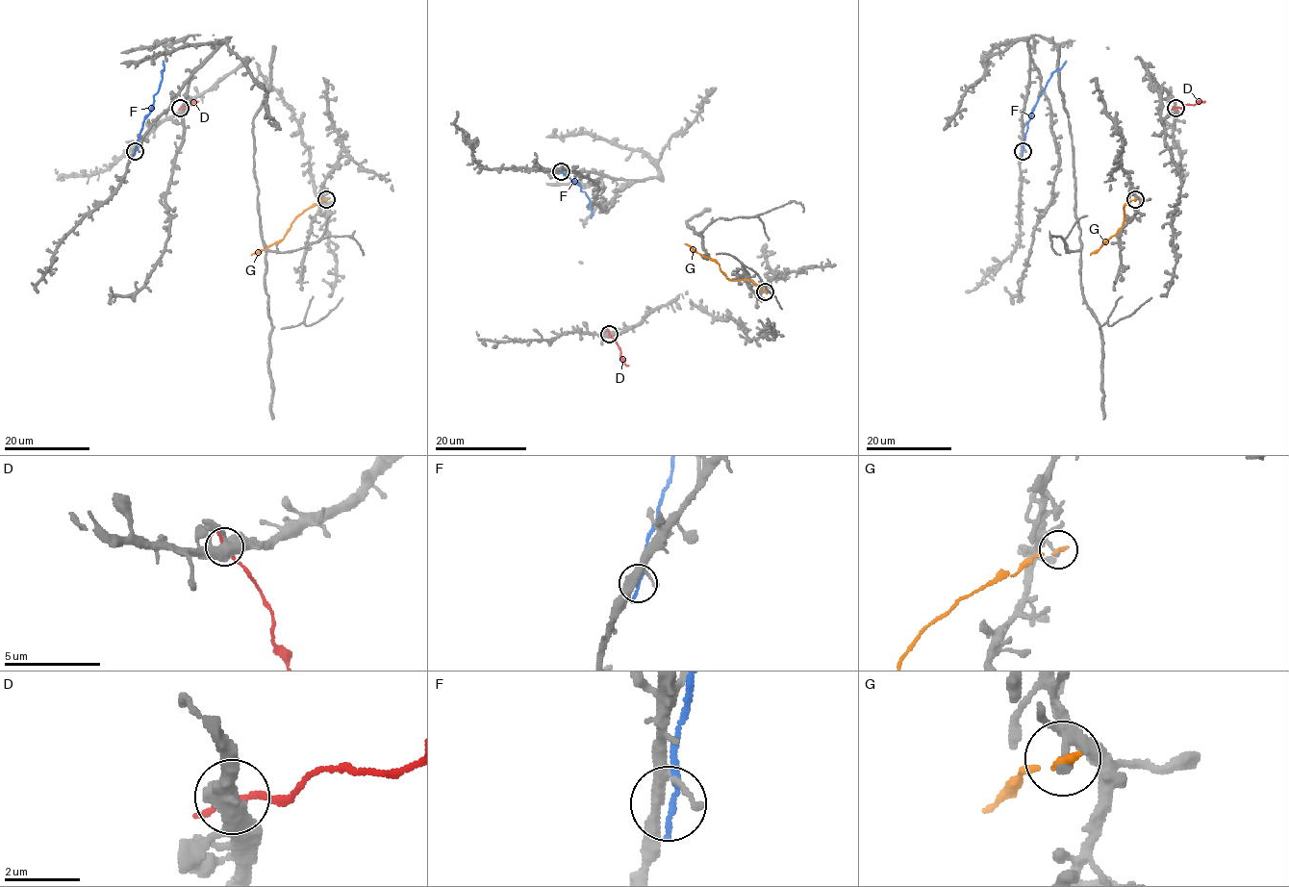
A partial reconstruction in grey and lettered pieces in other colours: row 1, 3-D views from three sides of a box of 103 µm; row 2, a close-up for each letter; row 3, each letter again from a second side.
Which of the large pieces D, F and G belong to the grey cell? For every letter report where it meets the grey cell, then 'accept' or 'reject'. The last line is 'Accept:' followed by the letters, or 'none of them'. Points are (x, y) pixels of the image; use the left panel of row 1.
D: (180, 108) | reject
F: (135, 151) | reject
G: (326, 199) | reject
Accept: none of them

